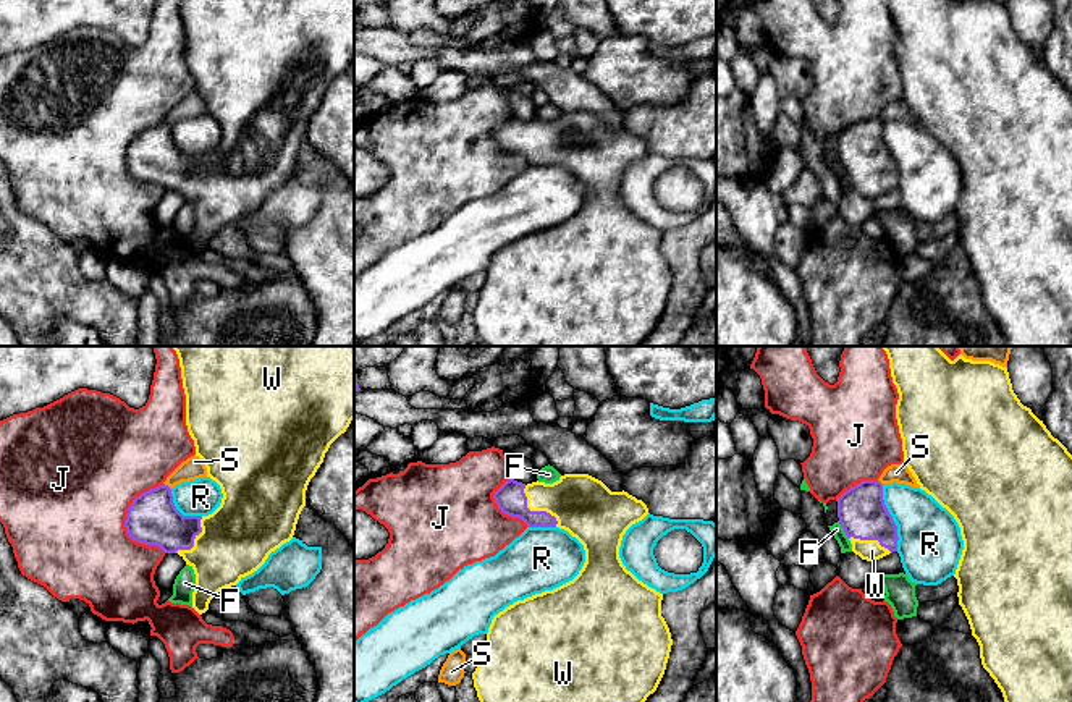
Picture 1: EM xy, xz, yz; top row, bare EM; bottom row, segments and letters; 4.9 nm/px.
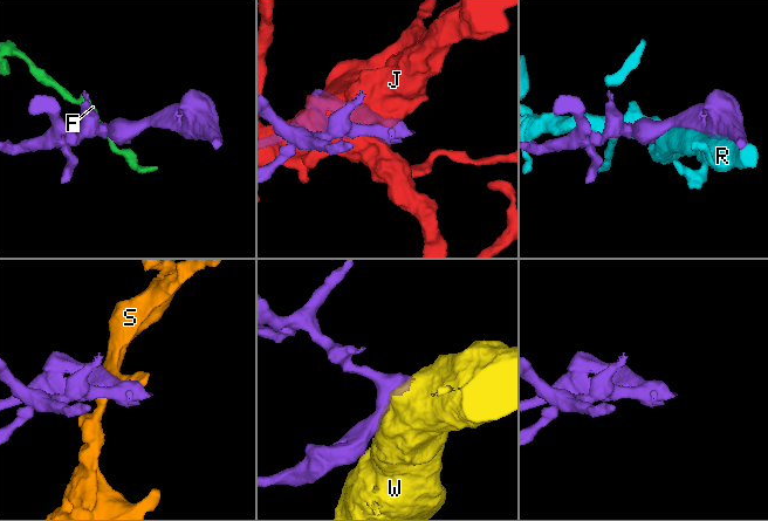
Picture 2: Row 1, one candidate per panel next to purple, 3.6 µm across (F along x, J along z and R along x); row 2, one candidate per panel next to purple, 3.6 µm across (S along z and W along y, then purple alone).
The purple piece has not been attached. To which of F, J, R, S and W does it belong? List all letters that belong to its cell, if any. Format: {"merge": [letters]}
{"merge": ["W"]}

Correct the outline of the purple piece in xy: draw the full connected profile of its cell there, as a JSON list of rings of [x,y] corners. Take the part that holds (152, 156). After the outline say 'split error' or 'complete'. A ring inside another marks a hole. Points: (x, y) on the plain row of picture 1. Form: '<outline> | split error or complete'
[[[179,0],[179,5],[186,32],[188,70],[194,78],[196,94],[199,94],[207,105],[207,115],[215,118],[222,126],[222,141],[209,154],[183,154],[173,141],[171,126],[162,121],[133,137],[126,150],[125,165],[133,178],[146,183],[157,183],[165,191],[178,191],[186,202],[194,207],[196,225],[192,230],[192,246],[202,252],[209,247],[210,238],[220,228],[236,223],[243,215],[257,209],[272,189],[293,176],[299,152],[306,144],[306,128],[310,116],[323,100],[330,82],[346,70],[354,57],[354,0]]] | split error

